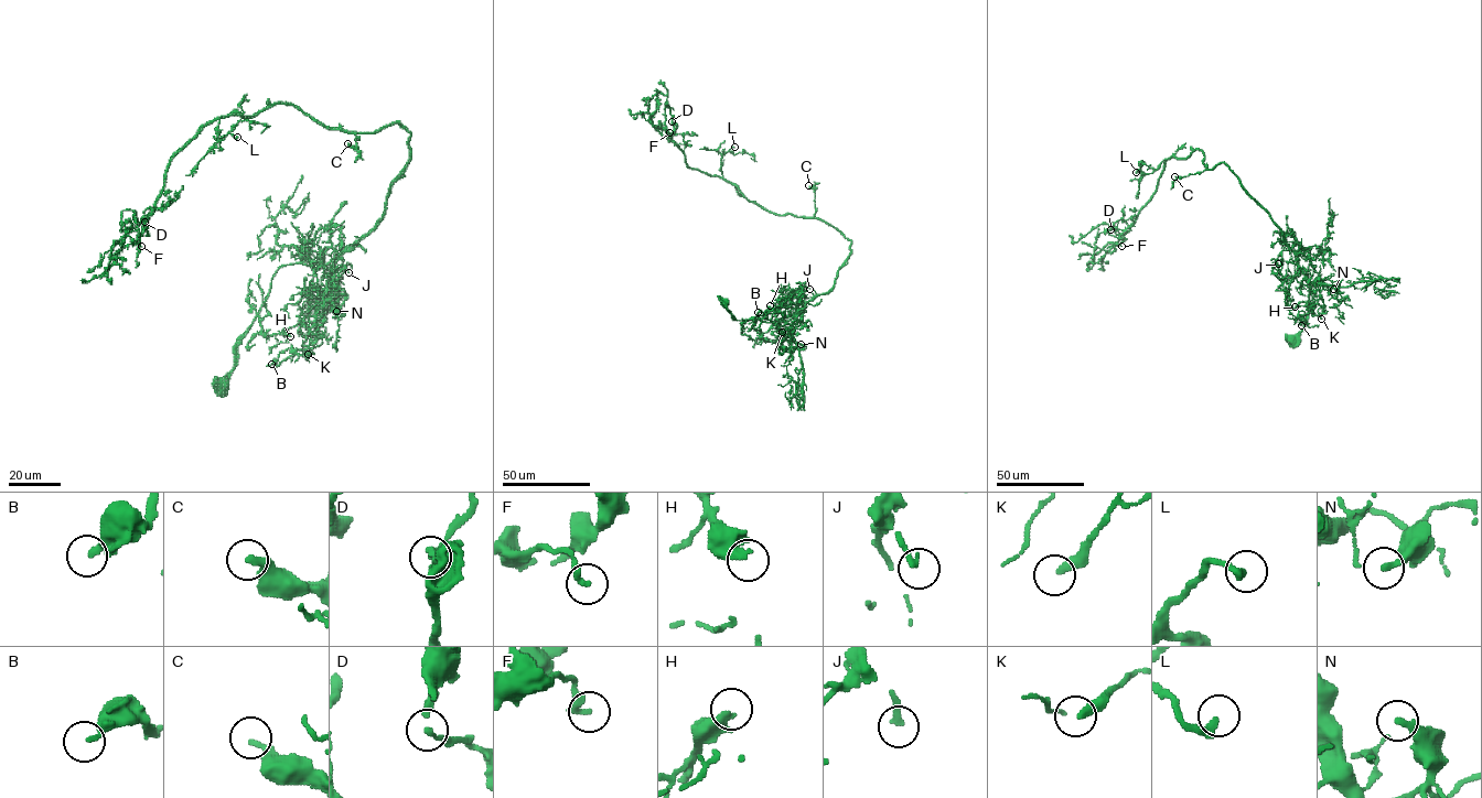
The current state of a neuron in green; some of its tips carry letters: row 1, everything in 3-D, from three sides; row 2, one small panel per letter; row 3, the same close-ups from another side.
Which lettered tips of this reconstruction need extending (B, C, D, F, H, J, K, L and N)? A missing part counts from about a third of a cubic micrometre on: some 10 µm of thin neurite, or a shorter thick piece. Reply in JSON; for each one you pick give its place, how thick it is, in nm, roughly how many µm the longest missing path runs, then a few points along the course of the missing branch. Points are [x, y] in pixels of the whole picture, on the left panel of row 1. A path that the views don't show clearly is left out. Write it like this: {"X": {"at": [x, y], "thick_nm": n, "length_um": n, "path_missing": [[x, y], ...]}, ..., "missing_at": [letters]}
{"C": {"at": [347, 143], "thick_nm": 300, "length_um": 15}, "J": {"at": [348, 272], "thick_nm": 200, "length_um": 15}, "L": {"at": [237, 137], "thick_nm": 320, "length_um": 10}, "missing_at": ["C", "J", "L"]}

